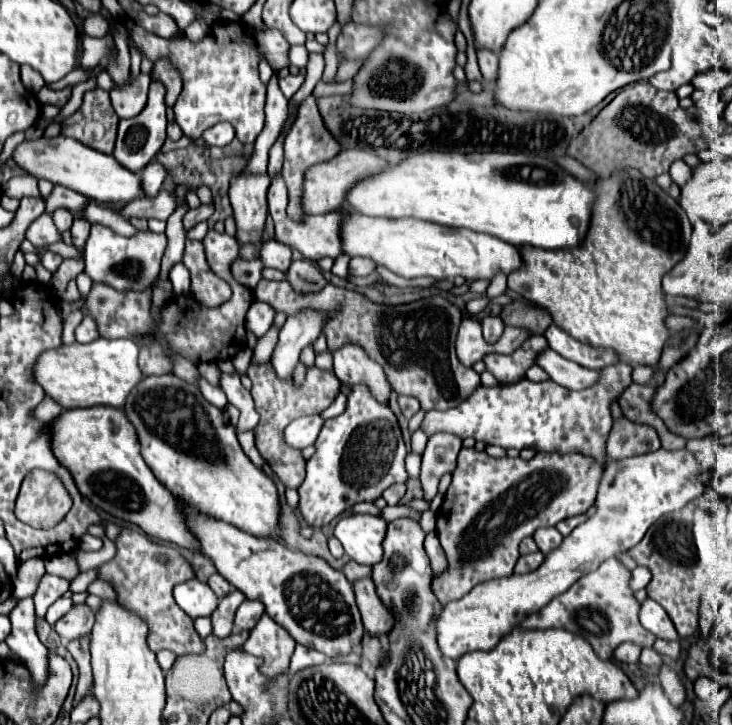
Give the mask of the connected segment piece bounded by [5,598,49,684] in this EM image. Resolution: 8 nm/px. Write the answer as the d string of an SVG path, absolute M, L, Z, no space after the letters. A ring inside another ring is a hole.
M33 598L19 600L17 608L11 612L13 630L7 636L7 646L29 666L33 672L35 684L43 684L47 676L47 648L41 644L35 632L35 616L33 616Z

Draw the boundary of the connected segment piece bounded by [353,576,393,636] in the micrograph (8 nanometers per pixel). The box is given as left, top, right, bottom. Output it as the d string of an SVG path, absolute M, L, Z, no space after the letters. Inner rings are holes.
M369 576L365 580L357 580L357 584L353 584L353 590L355 590L357 606L363 616L363 624L367 632L371 632L373 636L389 632L393 626L393 616L387 612L387 608L379 600L373 580Z

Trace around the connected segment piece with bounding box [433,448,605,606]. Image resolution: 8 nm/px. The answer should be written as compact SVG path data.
M463 448L457 458L453 482L443 498L441 508L437 510L437 536L449 560L447 572L433 578L433 592L439 602L445 606L451 600L463 598L473 586L481 582L511 576L519 558L519 542L541 526L555 526L569 516L585 514L595 502L603 470L605 466L599 460L581 456L577 452L537 452L531 460L523 460L491 458L485 452L477 452L475 448Z

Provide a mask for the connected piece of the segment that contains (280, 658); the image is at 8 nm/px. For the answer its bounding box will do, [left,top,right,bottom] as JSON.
[241,614,295,680]

